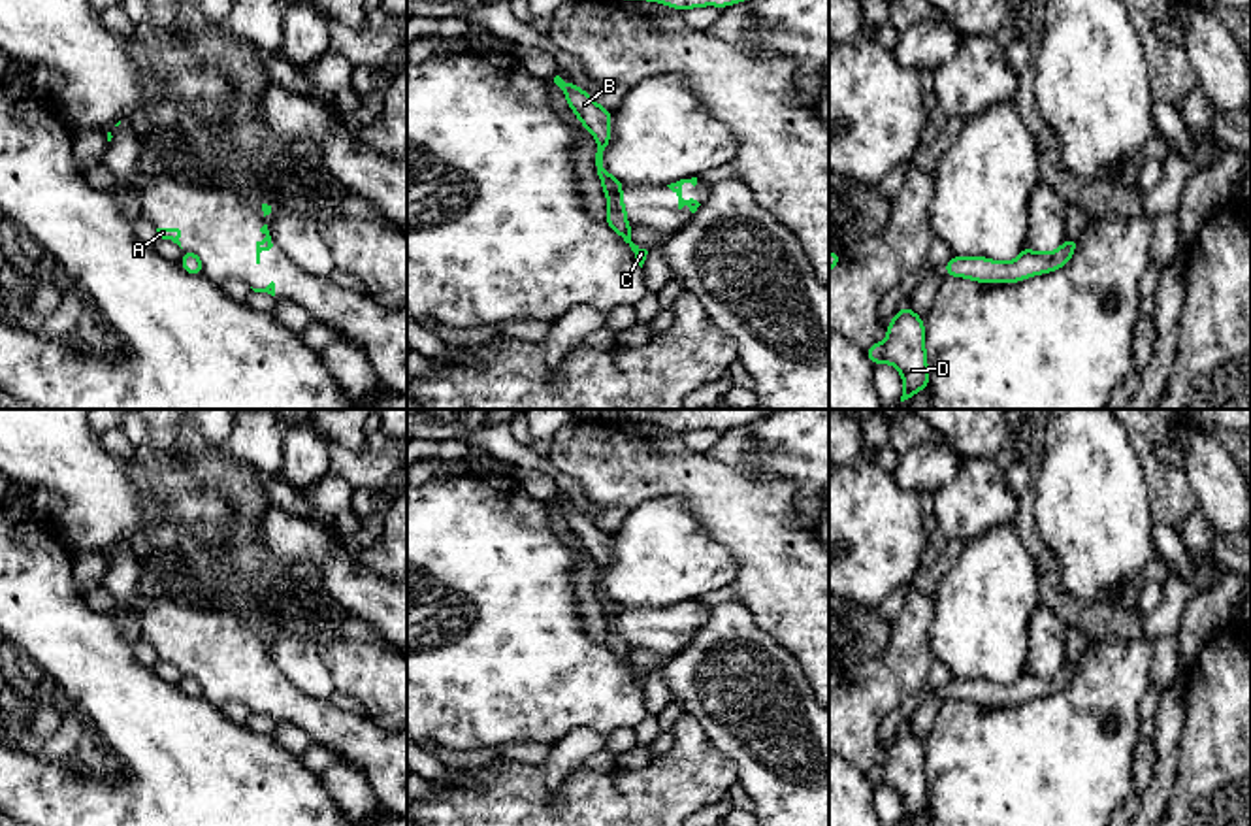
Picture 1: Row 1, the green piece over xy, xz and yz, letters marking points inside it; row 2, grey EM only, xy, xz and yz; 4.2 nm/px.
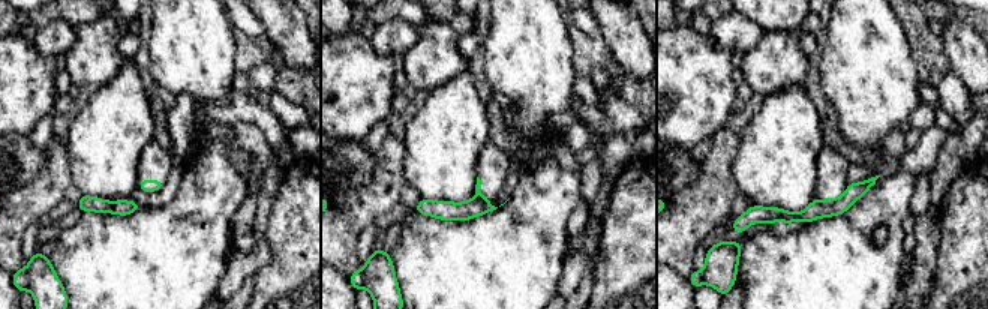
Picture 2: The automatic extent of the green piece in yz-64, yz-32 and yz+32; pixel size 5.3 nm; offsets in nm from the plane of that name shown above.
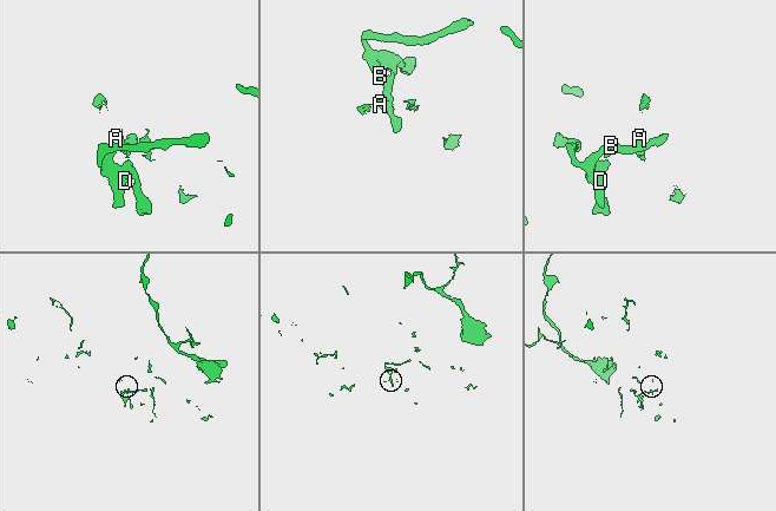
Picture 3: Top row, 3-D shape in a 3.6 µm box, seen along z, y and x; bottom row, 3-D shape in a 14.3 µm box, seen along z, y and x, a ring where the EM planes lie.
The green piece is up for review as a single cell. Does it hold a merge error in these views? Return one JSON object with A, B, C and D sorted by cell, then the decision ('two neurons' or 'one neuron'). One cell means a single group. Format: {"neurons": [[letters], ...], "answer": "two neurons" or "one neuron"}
{"neurons": [["A", "D"], ["B", "C"]], "answer": "two neurons"}

